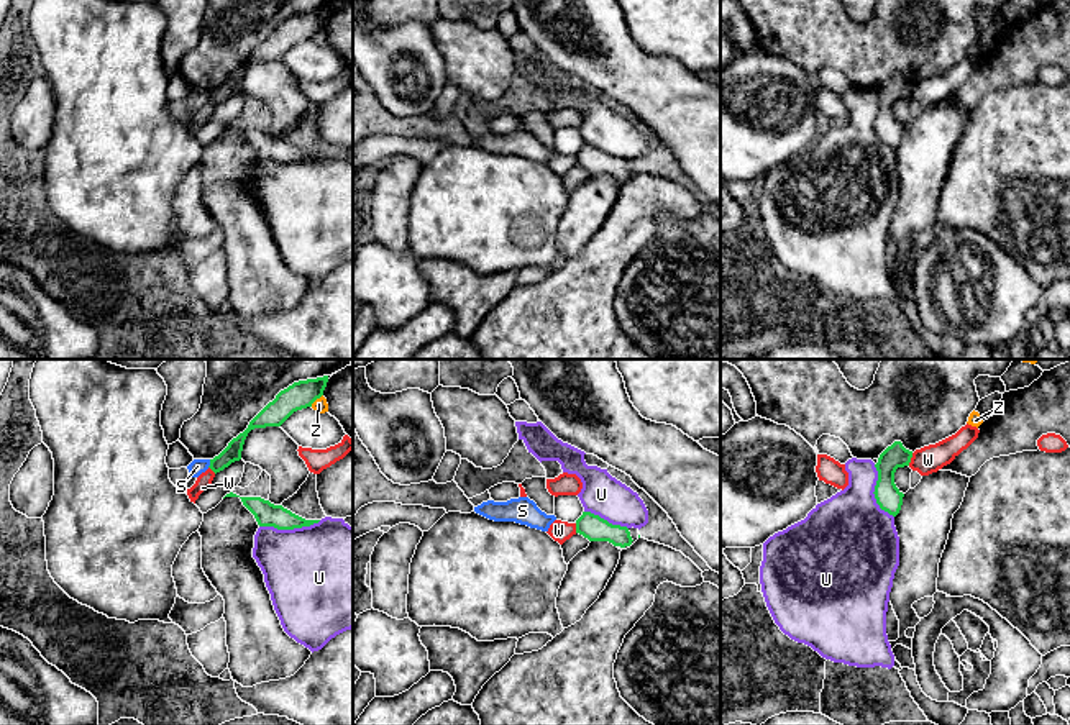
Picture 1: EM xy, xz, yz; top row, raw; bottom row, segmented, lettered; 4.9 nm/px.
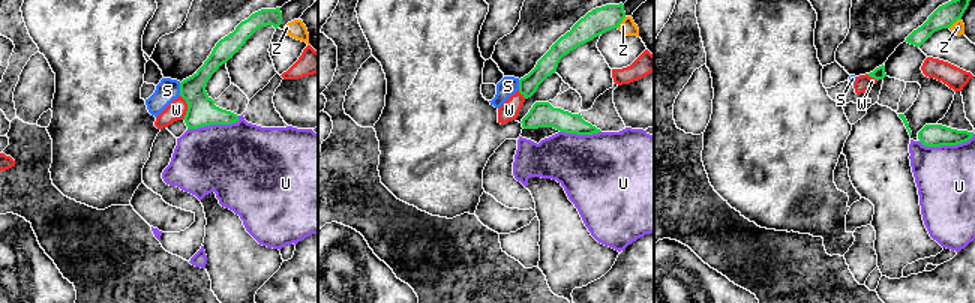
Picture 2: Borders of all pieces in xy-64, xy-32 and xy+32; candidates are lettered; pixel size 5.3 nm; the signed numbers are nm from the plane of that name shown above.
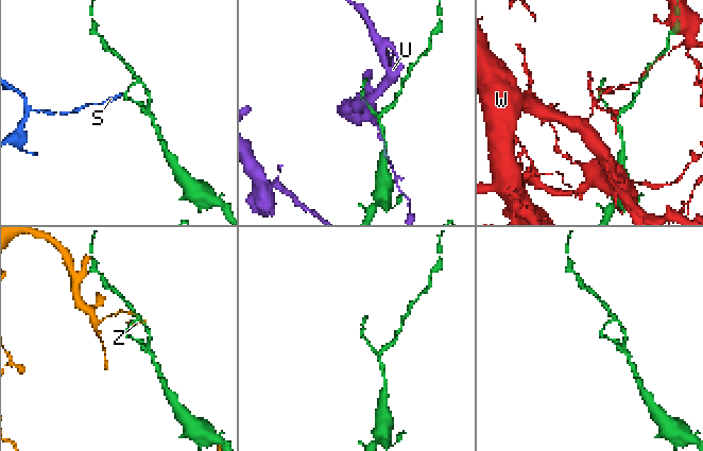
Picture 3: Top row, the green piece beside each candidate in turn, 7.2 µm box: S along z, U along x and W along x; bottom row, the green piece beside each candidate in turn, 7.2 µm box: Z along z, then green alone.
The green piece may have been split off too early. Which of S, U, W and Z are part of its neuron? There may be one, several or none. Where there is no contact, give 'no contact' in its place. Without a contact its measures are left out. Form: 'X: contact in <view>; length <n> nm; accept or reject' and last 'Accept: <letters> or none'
S: contact in xy; length 40 nm; reject
U: contact in xy; length 300 nm; reject
W: contact in yz; length 70 nm; reject
Z: contact in xy; length 90 nm; reject
Accept: none

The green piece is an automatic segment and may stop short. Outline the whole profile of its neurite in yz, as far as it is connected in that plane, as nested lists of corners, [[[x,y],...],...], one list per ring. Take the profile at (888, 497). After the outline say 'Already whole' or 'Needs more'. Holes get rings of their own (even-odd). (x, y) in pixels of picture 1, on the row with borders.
[[[894,441],[878,458],[875,464],[878,481],[875,486],[875,499],[881,510],[896,517],[903,505],[904,494],[894,484],[898,467],[909,466],[912,451],[906,449],[901,441]]]. Already whole

